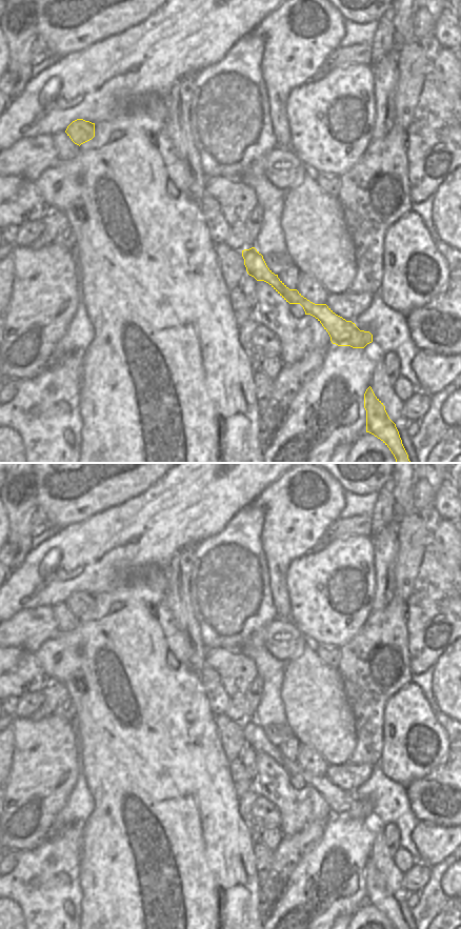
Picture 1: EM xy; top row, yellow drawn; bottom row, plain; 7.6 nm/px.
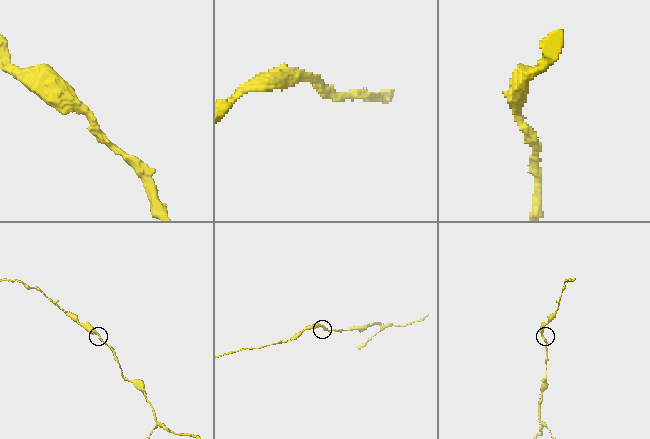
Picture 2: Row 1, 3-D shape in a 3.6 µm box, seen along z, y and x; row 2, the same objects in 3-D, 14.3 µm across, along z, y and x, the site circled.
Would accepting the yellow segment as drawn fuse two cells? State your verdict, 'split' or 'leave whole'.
leave whole

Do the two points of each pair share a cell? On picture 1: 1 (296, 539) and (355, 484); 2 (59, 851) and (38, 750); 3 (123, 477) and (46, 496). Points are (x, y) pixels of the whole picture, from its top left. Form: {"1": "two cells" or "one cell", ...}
{"1": "two cells", "2": "two cells", "3": "one cell"}

